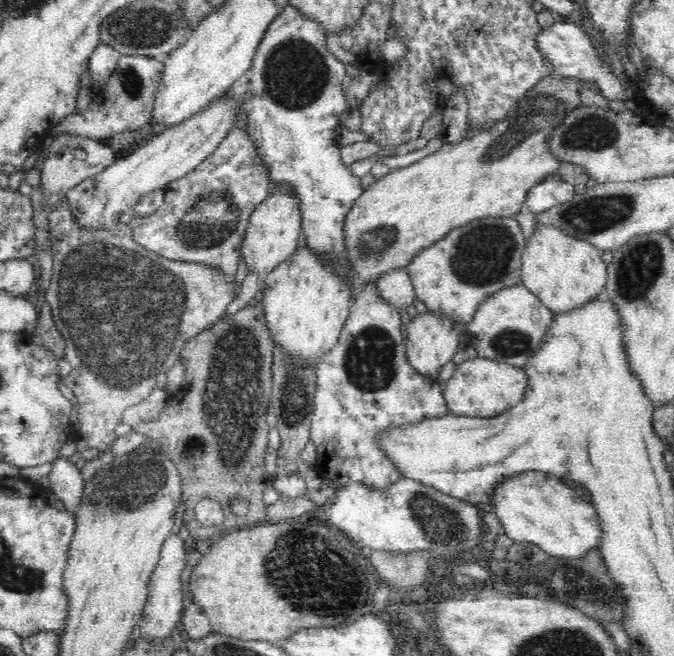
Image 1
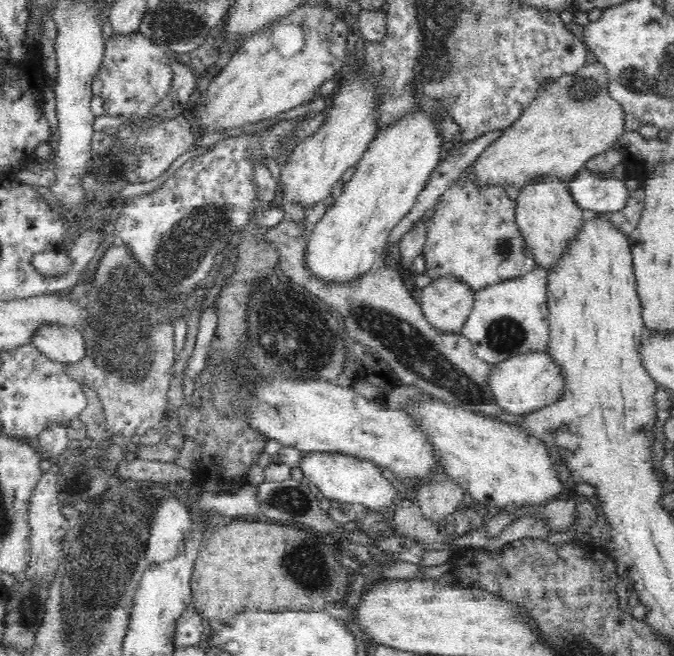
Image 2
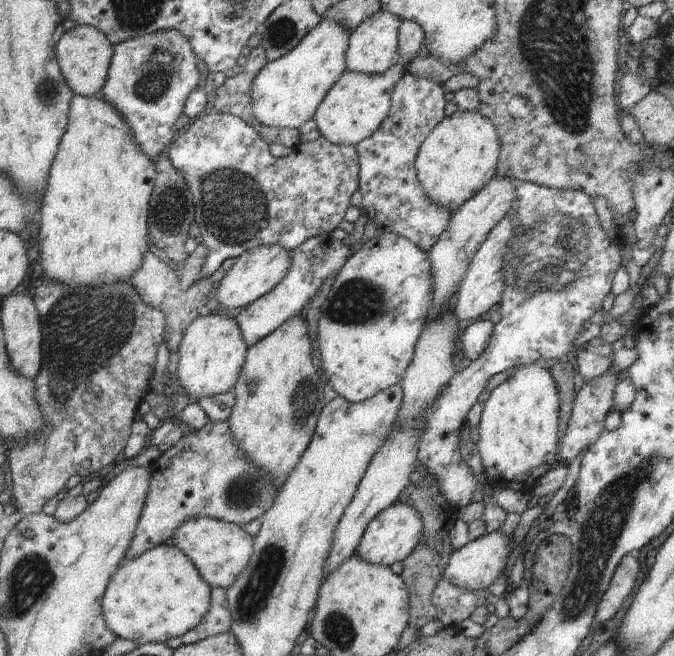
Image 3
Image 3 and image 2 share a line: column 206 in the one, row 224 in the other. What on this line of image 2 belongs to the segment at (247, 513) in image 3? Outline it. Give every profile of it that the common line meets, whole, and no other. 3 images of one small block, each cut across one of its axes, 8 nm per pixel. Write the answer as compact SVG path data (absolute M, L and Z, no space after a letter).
M475 162L462 168L434 207L423 248L425 268L432 279L456 273L478 291L488 284L524 276L537 264L515 221L514 200L500 184L481 184Z

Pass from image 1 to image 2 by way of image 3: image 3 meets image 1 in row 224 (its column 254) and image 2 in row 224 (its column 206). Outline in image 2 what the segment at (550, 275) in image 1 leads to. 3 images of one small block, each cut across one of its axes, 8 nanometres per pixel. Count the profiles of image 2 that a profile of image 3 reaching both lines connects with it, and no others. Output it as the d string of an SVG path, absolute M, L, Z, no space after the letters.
M549 173L531 177L526 185L518 189L518 197L514 200L515 221L525 237L526 245L532 249L537 264L548 269L550 264L554 264L566 238L582 224L583 209L573 197L569 181Z

